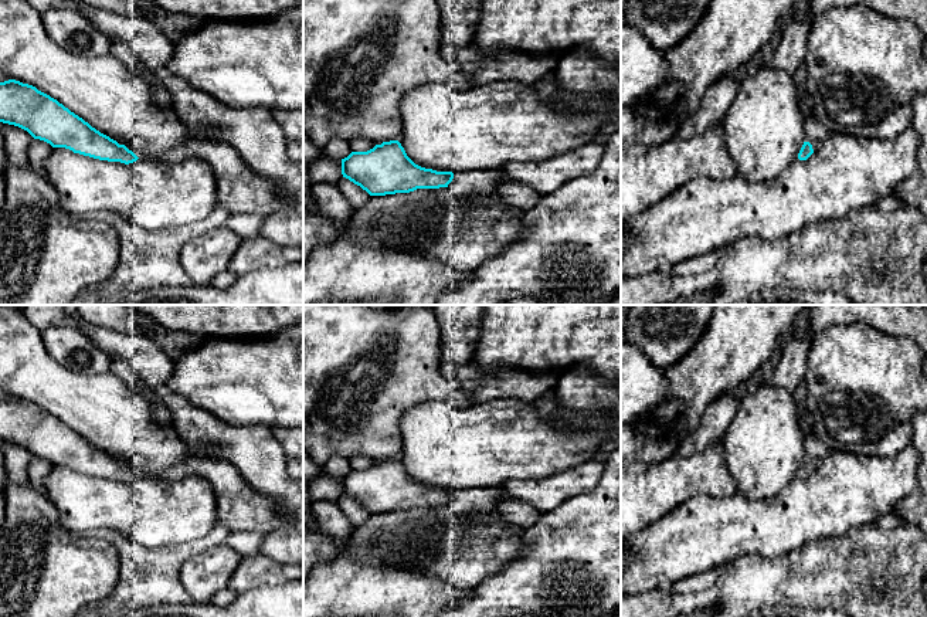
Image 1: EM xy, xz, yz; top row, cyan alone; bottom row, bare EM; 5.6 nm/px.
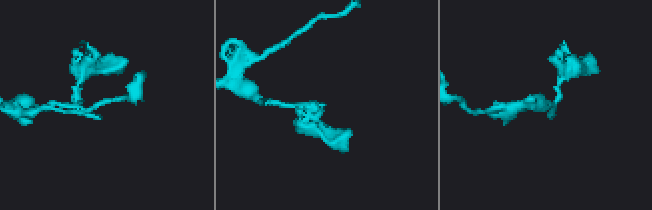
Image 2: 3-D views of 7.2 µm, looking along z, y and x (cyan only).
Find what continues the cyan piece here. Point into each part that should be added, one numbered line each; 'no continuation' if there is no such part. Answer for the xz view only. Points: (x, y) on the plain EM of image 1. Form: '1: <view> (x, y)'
1: xz (475, 498)

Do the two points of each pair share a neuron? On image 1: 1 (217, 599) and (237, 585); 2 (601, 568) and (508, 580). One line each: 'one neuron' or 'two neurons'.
1: two neurons
2: one neuron

